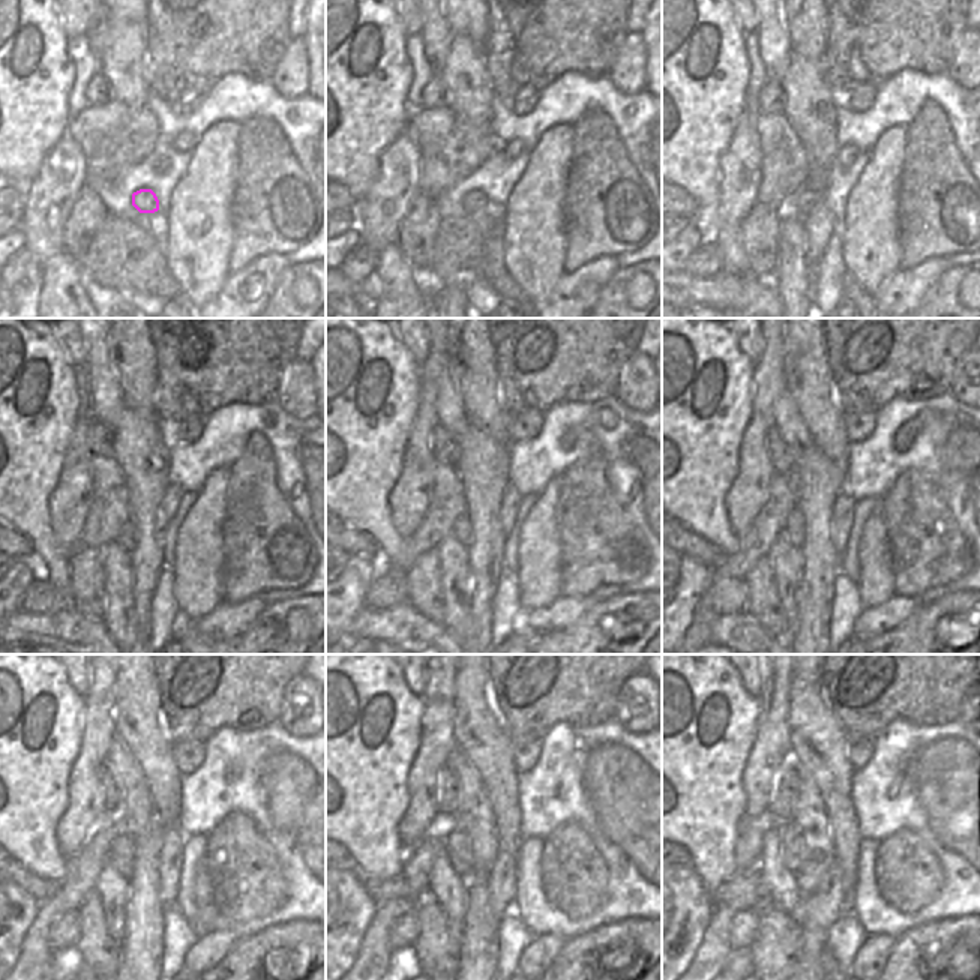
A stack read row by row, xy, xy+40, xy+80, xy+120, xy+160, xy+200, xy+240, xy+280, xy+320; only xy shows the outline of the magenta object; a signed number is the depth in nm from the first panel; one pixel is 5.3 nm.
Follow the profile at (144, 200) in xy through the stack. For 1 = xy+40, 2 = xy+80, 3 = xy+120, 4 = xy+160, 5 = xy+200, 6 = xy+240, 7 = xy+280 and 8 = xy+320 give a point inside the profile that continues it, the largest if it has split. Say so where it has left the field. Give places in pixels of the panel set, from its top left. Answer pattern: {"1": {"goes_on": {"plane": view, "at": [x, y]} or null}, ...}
{"1": {"goes_on": {"plane": "xy+40", "at": [474, 201]}}, "2": {"goes_on": {"plane": "xy+80", "at": [808, 198]}}, "3": {"goes_on": {"plane": "xy+120", "at": [126, 539]}}, "4": {"goes_on": {"plane": "xy+160", "at": [461, 532]}}, "5": {"goes_on": {"plane": "xy+200", "at": [794, 526]}}, "6": {"goes_on": {"plane": "xy+240", "at": [122, 856]}}, "7": {"goes_on": {"plane": "xy+280", "at": [456, 844]}}, "8": {"goes_on": {"plane": "xy+320", "at": [791, 838]}}}

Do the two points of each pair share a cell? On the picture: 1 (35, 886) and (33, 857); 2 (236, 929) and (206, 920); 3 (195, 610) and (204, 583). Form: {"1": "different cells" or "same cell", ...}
{"1": "different cells", "2": "different cells", "3": "same cell"}

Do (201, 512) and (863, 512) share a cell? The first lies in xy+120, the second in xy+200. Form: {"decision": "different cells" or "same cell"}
{"decision": "different cells"}

